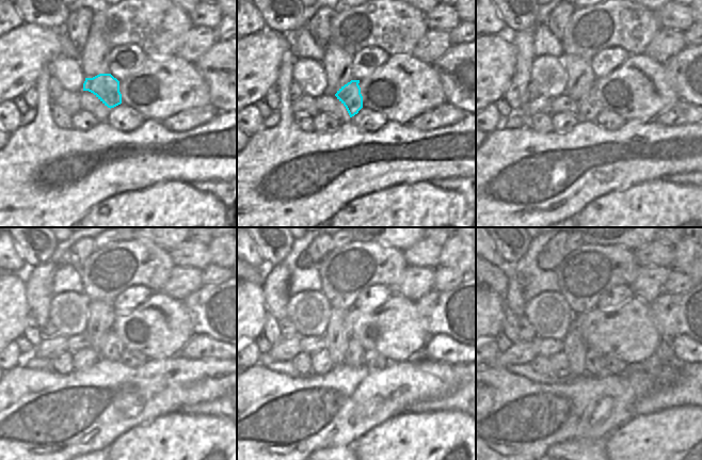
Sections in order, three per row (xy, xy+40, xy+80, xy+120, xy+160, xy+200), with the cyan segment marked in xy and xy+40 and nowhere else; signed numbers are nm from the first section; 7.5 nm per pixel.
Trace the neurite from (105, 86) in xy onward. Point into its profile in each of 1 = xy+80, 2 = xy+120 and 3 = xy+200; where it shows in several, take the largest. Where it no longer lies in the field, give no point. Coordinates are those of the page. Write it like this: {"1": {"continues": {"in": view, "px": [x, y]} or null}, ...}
{"1": {"continues": {"in": "xy+80", "px": [589, 106]}}, "2": {"continues": {"in": "xy+120", "px": [111, 347]}}, "3": {"continues": {"in": "xy+200", "px": [594, 365]}}}

